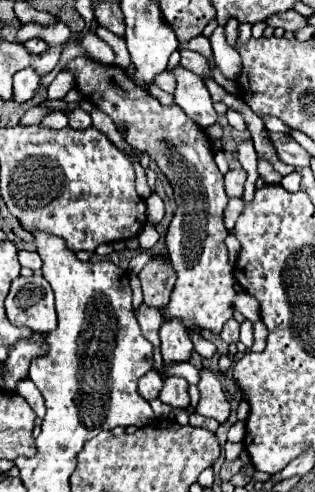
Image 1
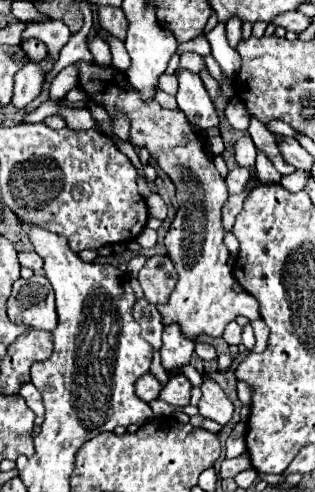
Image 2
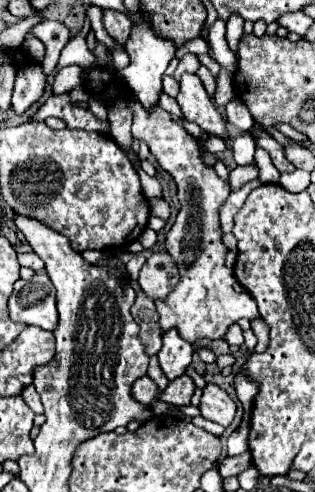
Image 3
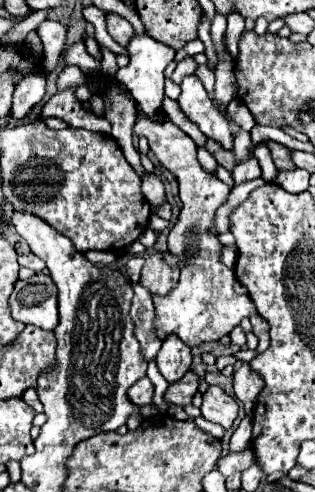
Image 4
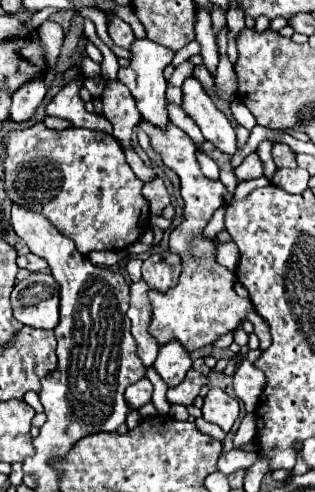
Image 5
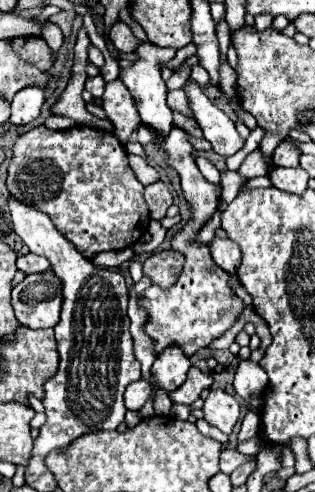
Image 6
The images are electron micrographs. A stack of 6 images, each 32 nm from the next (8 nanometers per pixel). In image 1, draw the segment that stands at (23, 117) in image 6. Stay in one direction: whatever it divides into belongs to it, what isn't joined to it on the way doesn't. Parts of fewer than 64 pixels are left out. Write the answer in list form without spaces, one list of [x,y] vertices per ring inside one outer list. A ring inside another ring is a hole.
[[[32,66],[16,72],[16,76],[14,76],[14,100],[18,104],[32,100],[40,88],[40,78],[42,76]]]

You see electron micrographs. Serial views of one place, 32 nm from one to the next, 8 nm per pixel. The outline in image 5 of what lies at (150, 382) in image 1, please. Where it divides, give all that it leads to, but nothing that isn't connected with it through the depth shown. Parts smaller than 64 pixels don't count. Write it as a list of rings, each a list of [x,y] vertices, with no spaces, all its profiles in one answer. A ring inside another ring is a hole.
[[[142,378],[142,380],[134,382],[132,386],[128,386],[124,398],[126,398],[126,402],[128,402],[128,406],[132,410],[138,410],[146,402],[150,402],[150,398],[152,398],[152,384],[150,384],[150,380]]]

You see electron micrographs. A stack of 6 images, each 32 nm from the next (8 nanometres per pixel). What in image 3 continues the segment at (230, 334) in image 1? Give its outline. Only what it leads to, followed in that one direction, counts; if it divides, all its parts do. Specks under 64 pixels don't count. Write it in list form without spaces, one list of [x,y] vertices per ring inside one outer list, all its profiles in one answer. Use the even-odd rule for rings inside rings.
[[[234,324],[234,326],[230,326],[230,330],[226,332],[226,342],[230,344],[230,346],[242,346],[244,344],[244,336],[242,336],[242,328],[238,326],[238,324]]]

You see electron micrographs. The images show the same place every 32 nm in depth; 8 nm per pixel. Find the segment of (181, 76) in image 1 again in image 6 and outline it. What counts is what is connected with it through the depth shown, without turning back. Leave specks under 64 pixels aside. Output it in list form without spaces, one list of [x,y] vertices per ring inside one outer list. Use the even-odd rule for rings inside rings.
[[[188,80],[184,90],[190,98],[190,108],[198,120],[198,126],[202,128],[204,138],[212,144],[212,150],[222,156],[232,156],[242,150],[246,140],[236,132],[236,126],[228,114],[216,108],[196,82]]]

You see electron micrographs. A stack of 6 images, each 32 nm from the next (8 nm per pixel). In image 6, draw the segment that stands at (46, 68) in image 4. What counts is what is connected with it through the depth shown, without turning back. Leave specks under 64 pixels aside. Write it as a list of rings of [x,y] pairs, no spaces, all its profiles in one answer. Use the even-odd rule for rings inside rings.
[[[48,24],[48,28],[44,28],[44,36],[42,36],[54,54],[58,54],[60,46],[64,44],[64,34],[56,24]]]

